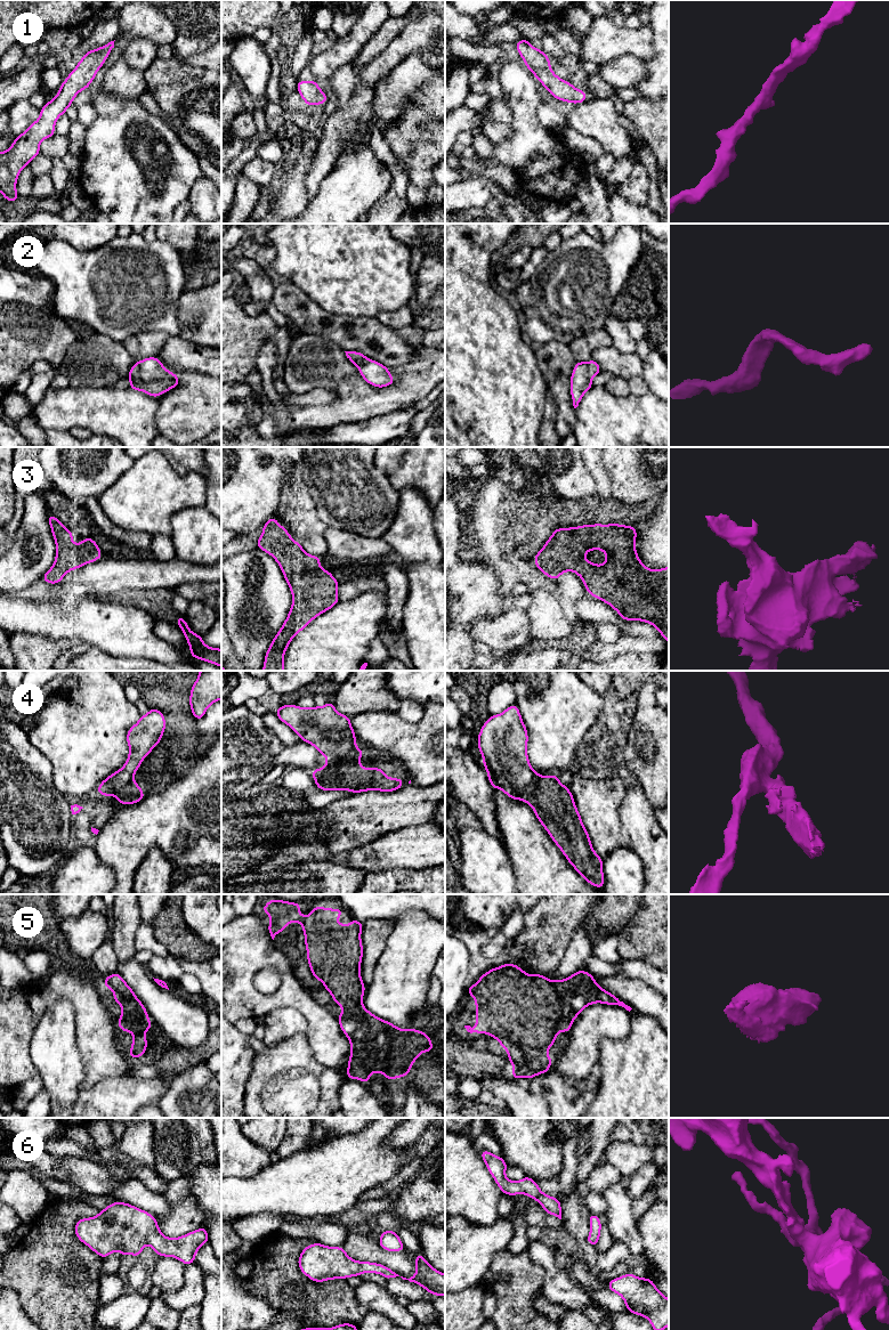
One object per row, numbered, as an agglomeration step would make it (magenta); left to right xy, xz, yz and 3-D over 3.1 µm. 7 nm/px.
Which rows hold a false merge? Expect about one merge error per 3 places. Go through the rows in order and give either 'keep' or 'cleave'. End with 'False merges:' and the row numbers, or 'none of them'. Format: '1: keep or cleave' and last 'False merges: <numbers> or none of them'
1: keep
2: keep
3: keep
4: cleave
5: keep
6: keep
False merges: 4

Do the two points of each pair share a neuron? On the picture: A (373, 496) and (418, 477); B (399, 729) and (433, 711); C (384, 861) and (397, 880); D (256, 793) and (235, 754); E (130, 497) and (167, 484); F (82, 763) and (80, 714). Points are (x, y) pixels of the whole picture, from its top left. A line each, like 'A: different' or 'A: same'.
A: different
B: same
C: different
D: different
E: same
F: same

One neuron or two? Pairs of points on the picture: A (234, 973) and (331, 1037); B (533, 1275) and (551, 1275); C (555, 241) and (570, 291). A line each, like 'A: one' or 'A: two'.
A: one
B: two
C: two

